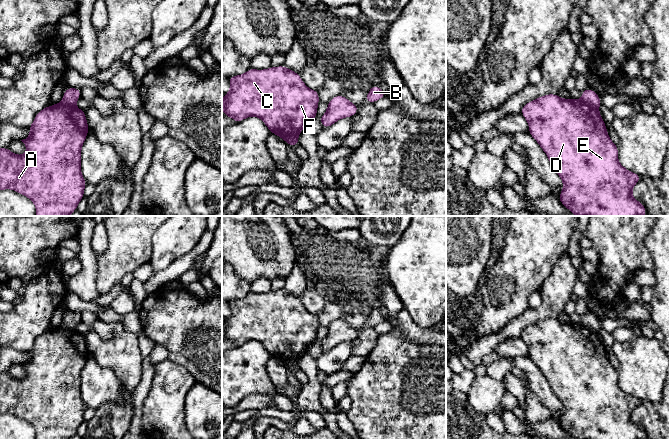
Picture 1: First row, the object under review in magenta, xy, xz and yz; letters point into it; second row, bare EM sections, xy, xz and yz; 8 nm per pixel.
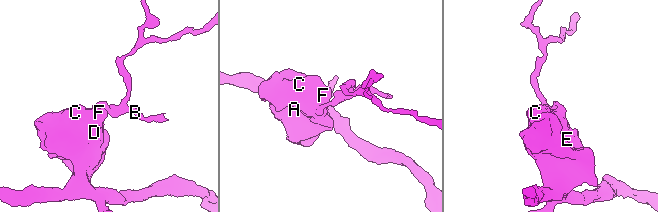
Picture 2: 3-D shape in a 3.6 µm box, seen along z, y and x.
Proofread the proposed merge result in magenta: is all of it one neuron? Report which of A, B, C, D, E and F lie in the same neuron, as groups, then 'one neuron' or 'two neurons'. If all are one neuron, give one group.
groups A C D E F / B; two neurons

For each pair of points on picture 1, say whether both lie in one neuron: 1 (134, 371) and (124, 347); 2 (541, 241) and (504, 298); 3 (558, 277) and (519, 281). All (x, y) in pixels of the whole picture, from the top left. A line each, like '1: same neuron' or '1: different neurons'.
1: same neuron
2: same neuron
3: different neurons

